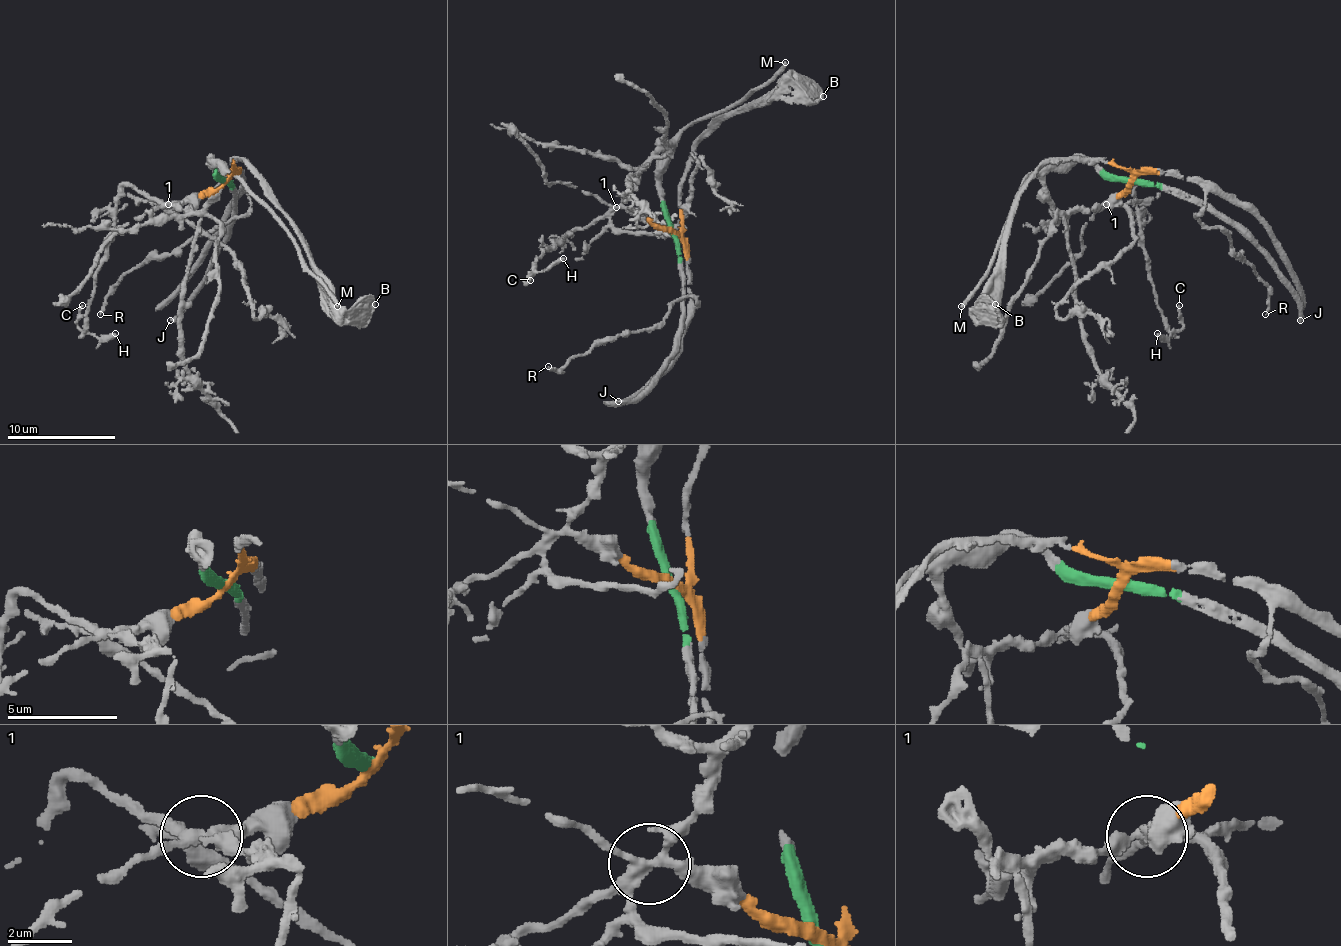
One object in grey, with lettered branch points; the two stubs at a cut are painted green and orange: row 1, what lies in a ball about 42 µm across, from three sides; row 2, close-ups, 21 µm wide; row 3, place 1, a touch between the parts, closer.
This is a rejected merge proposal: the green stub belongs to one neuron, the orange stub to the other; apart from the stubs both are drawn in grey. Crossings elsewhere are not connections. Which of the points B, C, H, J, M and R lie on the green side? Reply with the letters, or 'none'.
J, M

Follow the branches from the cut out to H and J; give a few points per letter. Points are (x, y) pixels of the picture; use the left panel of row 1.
H: (224, 180), (175, 204), (124, 188), (86, 318), (91, 334), (116, 334)
J: (224, 180), (235, 191), (235, 223), (205, 280), (170, 321)

